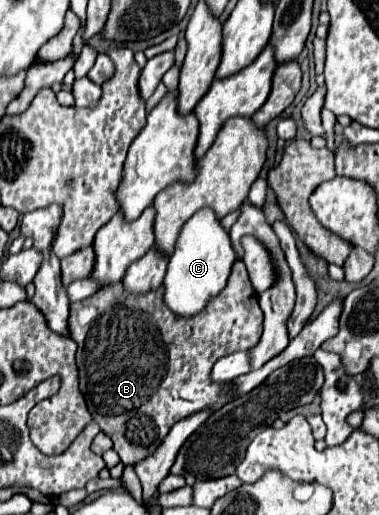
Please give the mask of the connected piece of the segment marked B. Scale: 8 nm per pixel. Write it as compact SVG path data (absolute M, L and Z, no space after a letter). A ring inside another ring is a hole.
M235 263L223 293L219 293L209 303L209 309L197 317L173 317L173 313L169 313L161 301L161 289L145 293L143 297L133 297L121 289L121 283L117 283L83 301L71 303L67 329L69 337L79 345L79 389L85 395L91 415L101 431L111 437L113 449L119 453L121 461L125 465L135 465L157 449L173 423L177 423L181 417L187 417L193 413L193 409L201 409L201 405L209 405L211 409L225 405L225 401L221 401L221 385L213 385L209 381L209 371L219 357L257 345L263 333L263 311L257 303L257 293L249 281L245 263ZM135 313L139 327L135 327L135 321L131 327L131 315L135 319Z

